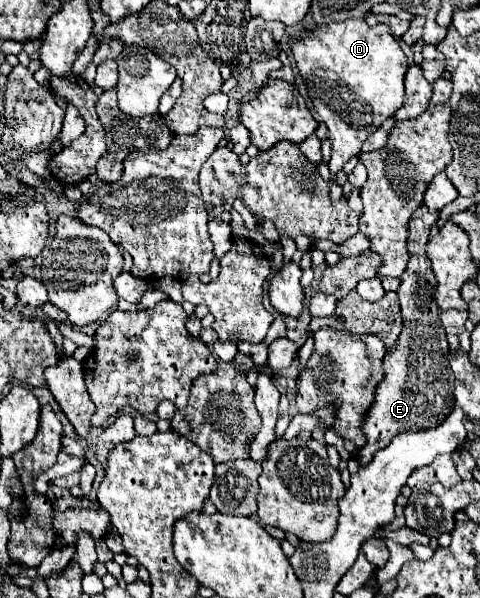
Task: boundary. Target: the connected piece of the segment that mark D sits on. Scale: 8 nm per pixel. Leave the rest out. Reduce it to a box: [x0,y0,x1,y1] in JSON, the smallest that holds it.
[291,19,409,175]

